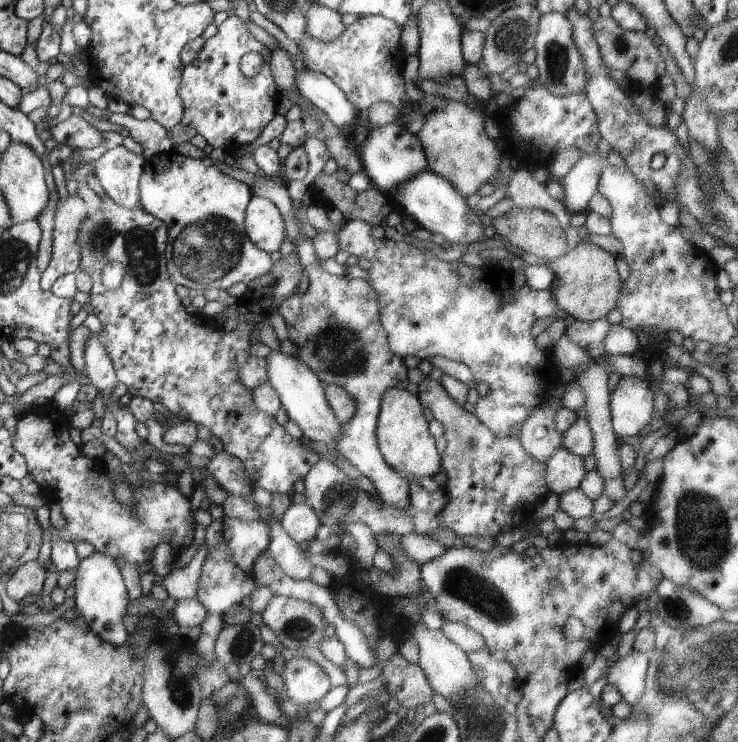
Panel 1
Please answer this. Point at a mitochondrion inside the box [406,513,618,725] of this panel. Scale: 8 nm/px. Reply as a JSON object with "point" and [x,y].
{"point":[459,582]}

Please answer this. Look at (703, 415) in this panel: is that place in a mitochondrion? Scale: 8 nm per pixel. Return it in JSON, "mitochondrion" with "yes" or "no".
{"mitochondrion":"no"}

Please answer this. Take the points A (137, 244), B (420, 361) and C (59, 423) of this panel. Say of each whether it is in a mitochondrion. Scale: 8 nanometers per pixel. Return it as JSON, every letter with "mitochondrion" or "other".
{"A":"mitochondrion","B":"other","C":"other"}

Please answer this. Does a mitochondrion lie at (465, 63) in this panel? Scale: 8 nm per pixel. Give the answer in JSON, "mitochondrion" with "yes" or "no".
{"mitochondrion":"no"}

